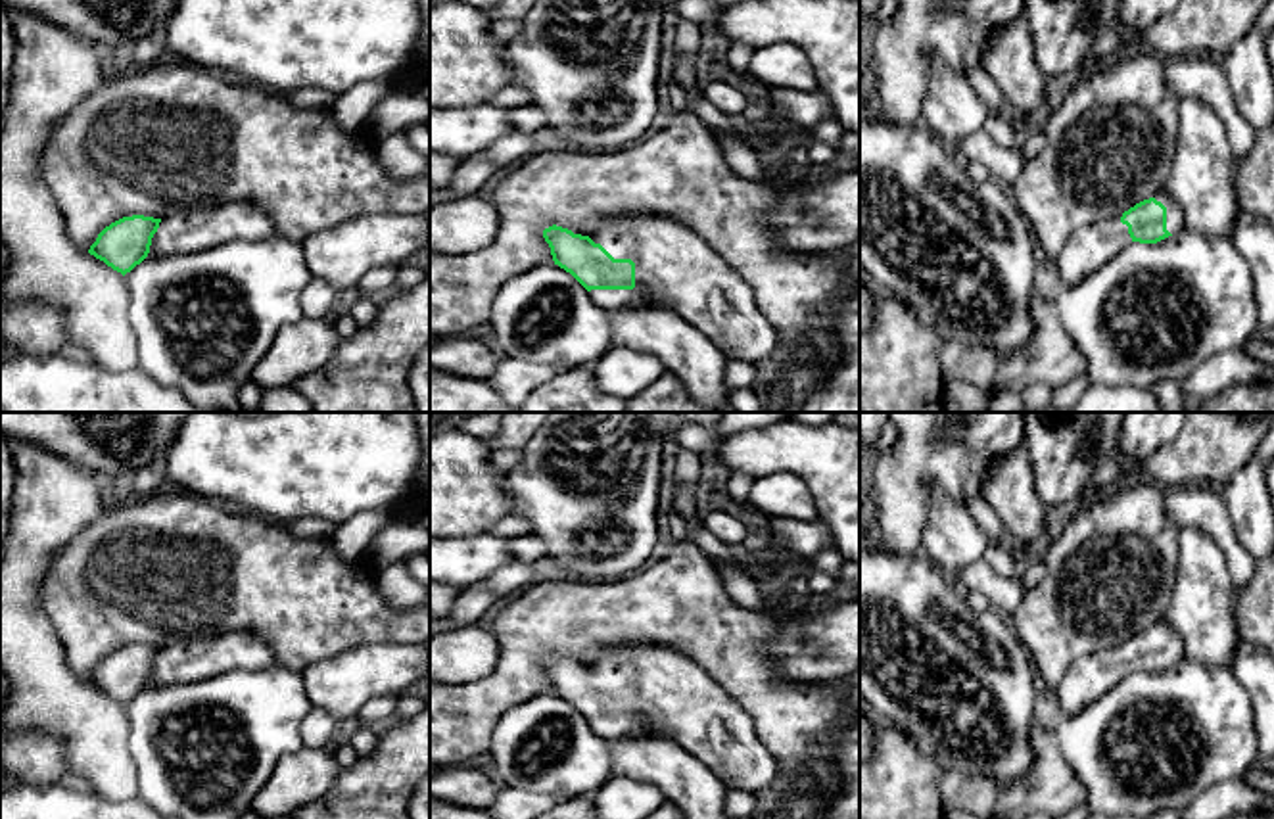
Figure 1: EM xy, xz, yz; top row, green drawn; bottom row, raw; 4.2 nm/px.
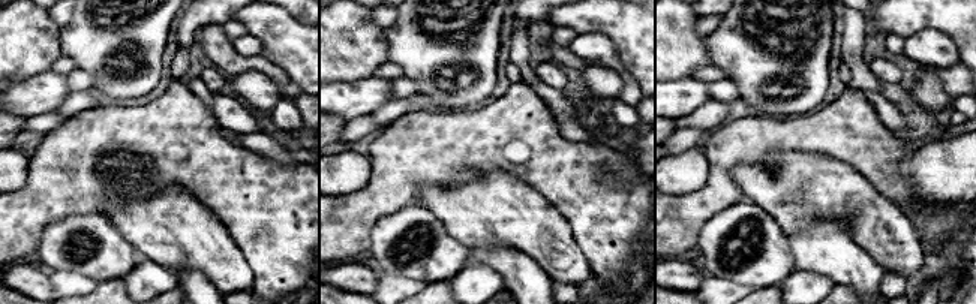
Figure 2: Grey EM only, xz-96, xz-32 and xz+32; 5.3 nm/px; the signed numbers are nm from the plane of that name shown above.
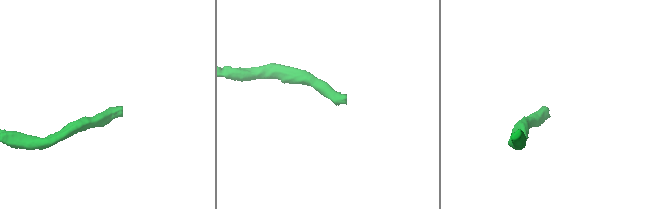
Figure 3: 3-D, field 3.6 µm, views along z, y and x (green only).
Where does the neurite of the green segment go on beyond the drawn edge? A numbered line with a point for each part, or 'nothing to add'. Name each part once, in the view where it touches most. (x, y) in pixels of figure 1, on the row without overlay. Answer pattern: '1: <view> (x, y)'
1: xz (674, 697)

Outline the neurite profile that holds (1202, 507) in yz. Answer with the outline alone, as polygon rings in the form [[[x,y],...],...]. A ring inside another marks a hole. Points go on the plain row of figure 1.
[[[1207,483],[1172,487],[1167,491],[1165,508],[1178,529],[1195,527],[1218,545],[1238,589],[1249,583],[1257,562],[1236,535],[1222,491]]]

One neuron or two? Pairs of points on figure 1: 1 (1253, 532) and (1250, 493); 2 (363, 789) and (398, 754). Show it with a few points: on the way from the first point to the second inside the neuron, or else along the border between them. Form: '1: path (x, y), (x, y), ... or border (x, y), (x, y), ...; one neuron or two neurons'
1: path (1253, 522), (1250, 503); one neuron
2: path (371, 781), (390, 762); one neuron

